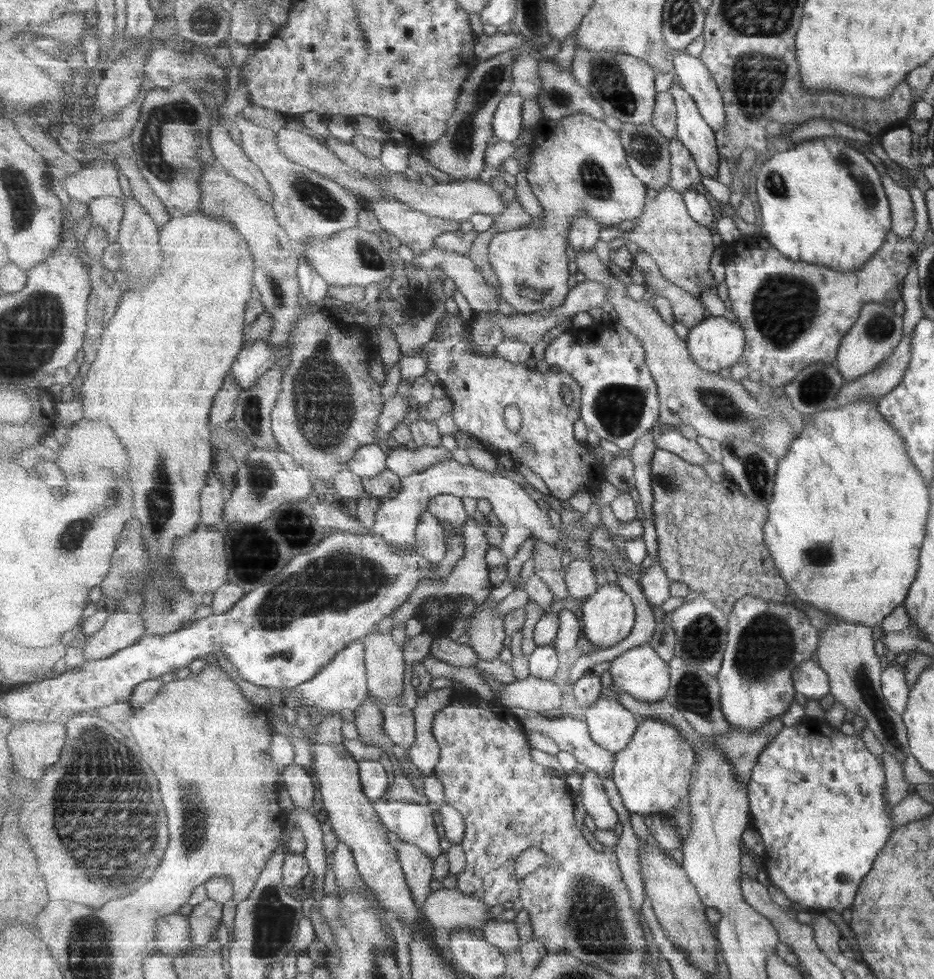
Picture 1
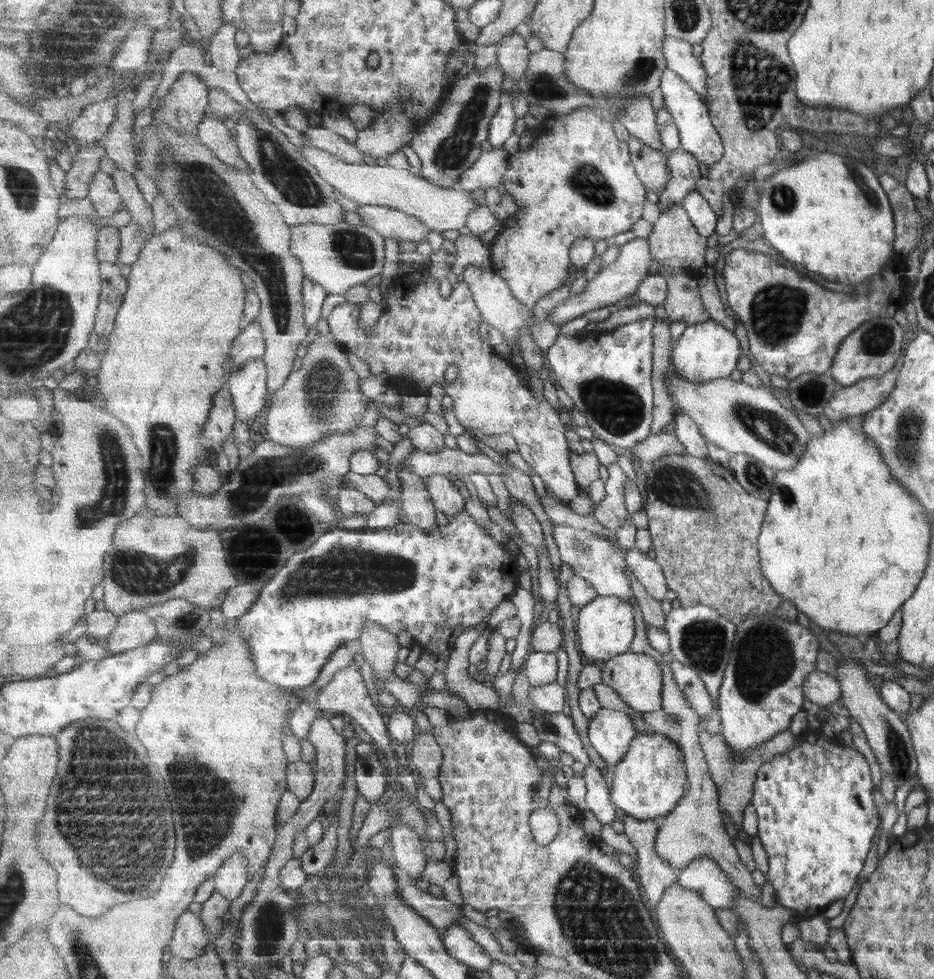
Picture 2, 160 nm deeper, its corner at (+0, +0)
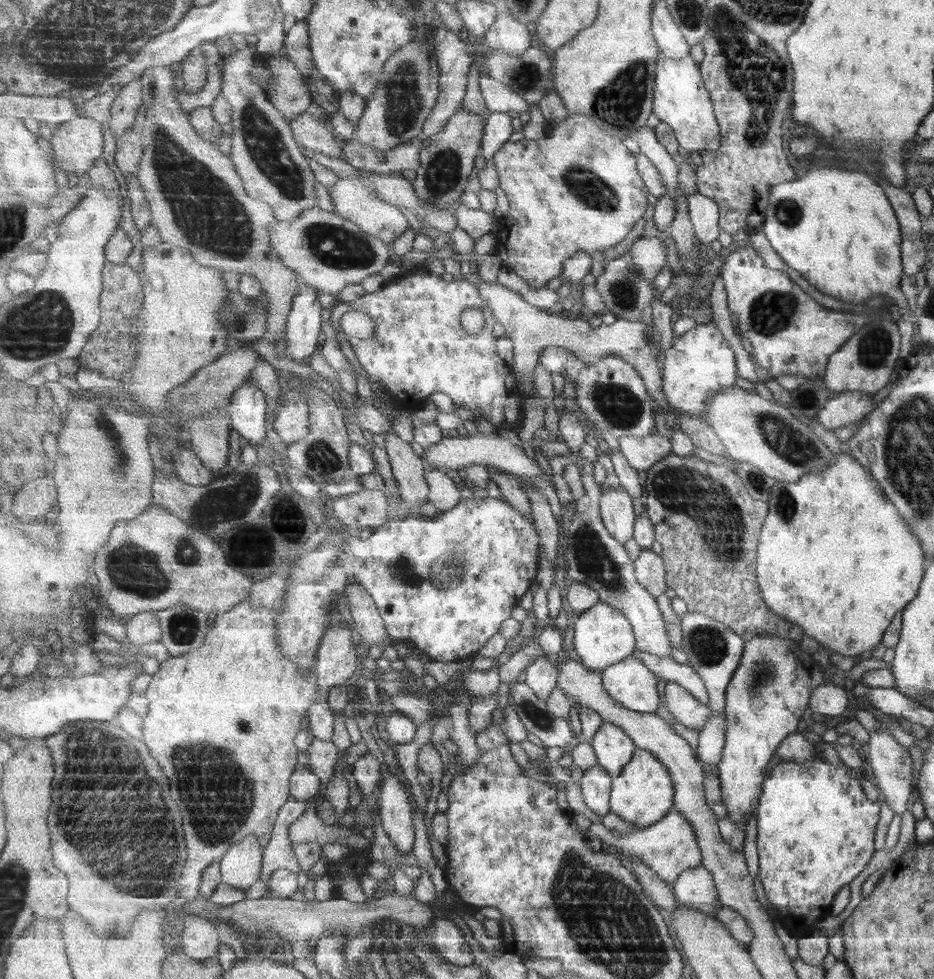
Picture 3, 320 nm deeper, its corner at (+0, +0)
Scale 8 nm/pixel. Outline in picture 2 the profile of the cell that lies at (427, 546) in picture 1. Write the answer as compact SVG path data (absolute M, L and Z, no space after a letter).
M411 469L398 470L397 476L401 484L402 510L407 522L430 531L438 527L437 509L431 498L426 481Z

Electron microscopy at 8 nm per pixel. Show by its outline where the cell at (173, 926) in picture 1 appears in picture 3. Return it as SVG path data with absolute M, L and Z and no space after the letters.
M188 914L180 944L179 949L185 955L205 960L218 955L221 940L213 922L198 914Z

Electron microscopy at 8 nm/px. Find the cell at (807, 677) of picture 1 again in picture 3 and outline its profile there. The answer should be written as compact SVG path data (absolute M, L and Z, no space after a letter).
M823 682L812 691L809 708L811 712L831 719L841 716L847 705L847 696L843 688Z

